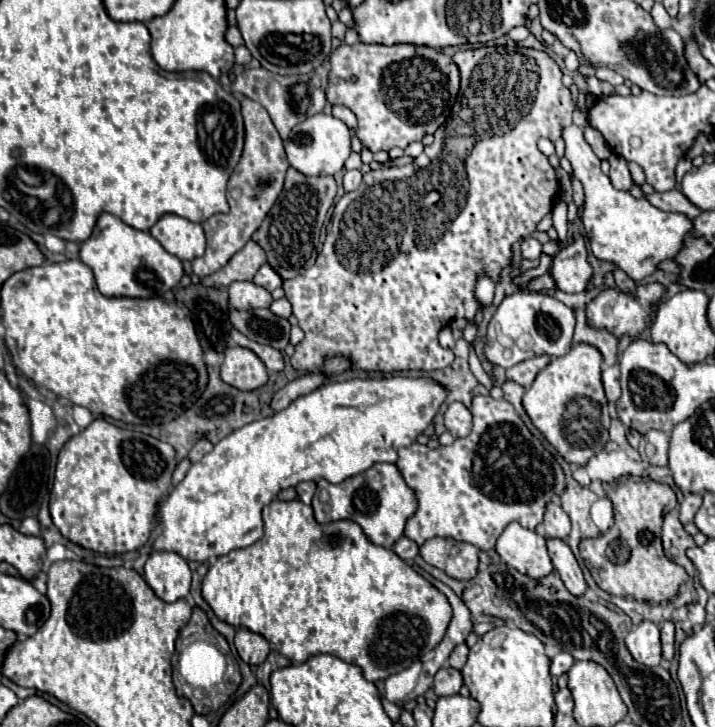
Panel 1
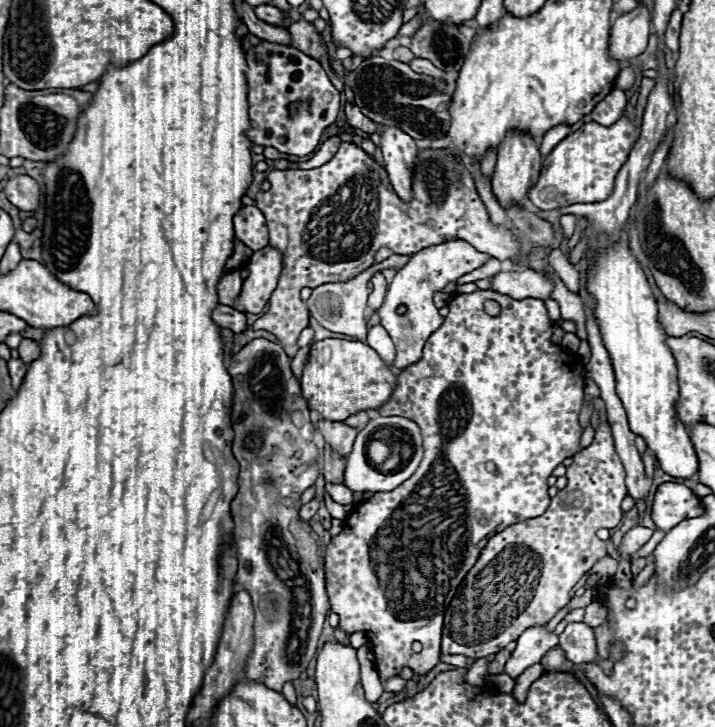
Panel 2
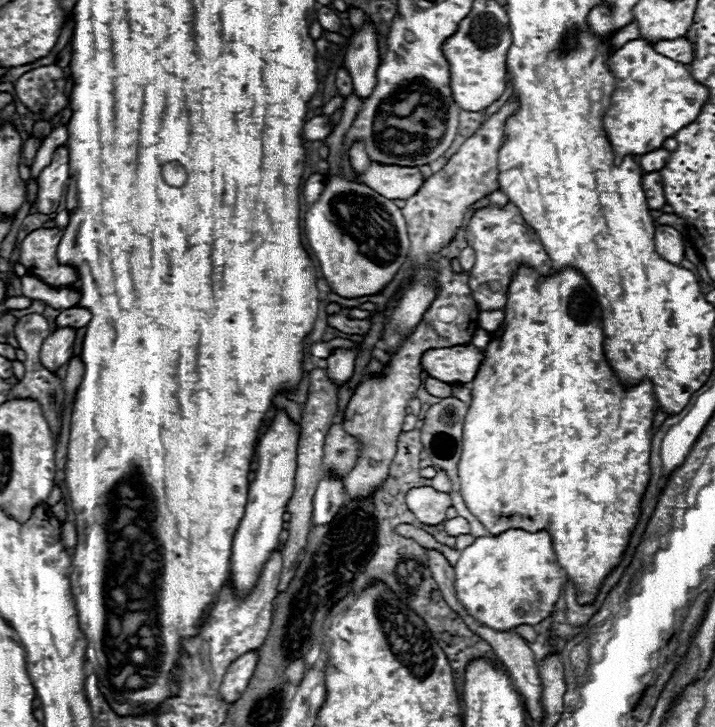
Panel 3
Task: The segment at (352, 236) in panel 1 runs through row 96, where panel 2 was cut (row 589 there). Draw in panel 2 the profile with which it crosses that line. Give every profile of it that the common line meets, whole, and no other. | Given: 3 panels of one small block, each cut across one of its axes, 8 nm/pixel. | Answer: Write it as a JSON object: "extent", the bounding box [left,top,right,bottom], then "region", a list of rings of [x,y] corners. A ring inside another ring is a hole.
{"extent":[442,422,628,658],"region":[[[600,422],[596,428],[594,442],[588,448],[580,450],[572,460],[574,462],[566,470],[568,486],[552,498],[550,508],[542,516],[512,524],[488,540],[480,558],[462,580],[460,588],[456,590],[444,614],[442,654],[462,654],[468,658],[482,658],[500,652],[512,640],[516,640],[528,626],[550,622],[552,616],[570,602],[570,590],[574,588],[574,584],[596,564],[596,560],[606,556],[604,542],[596,538],[596,530],[616,528],[620,524],[622,520],[620,502],[624,496],[628,496],[624,484],[626,472],[614,450],[610,424]]]}

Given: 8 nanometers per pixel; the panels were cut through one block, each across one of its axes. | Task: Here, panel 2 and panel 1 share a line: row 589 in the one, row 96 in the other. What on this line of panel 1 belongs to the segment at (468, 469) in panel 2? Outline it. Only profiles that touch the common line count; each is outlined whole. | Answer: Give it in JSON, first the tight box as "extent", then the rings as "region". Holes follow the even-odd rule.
{"extent":[326,44,460,154],"region":[[[340,44],[330,54],[330,74],[328,74],[328,88],[326,98],[330,104],[348,106],[356,118],[358,128],[356,136],[360,142],[374,154],[380,150],[390,150],[394,146],[406,148],[410,142],[420,142],[428,132],[434,134],[450,116],[450,110],[456,102],[460,92],[460,70],[454,64],[452,56],[434,50],[430,46],[414,46],[414,44],[394,44],[394,46],[380,46],[380,44]]]}

